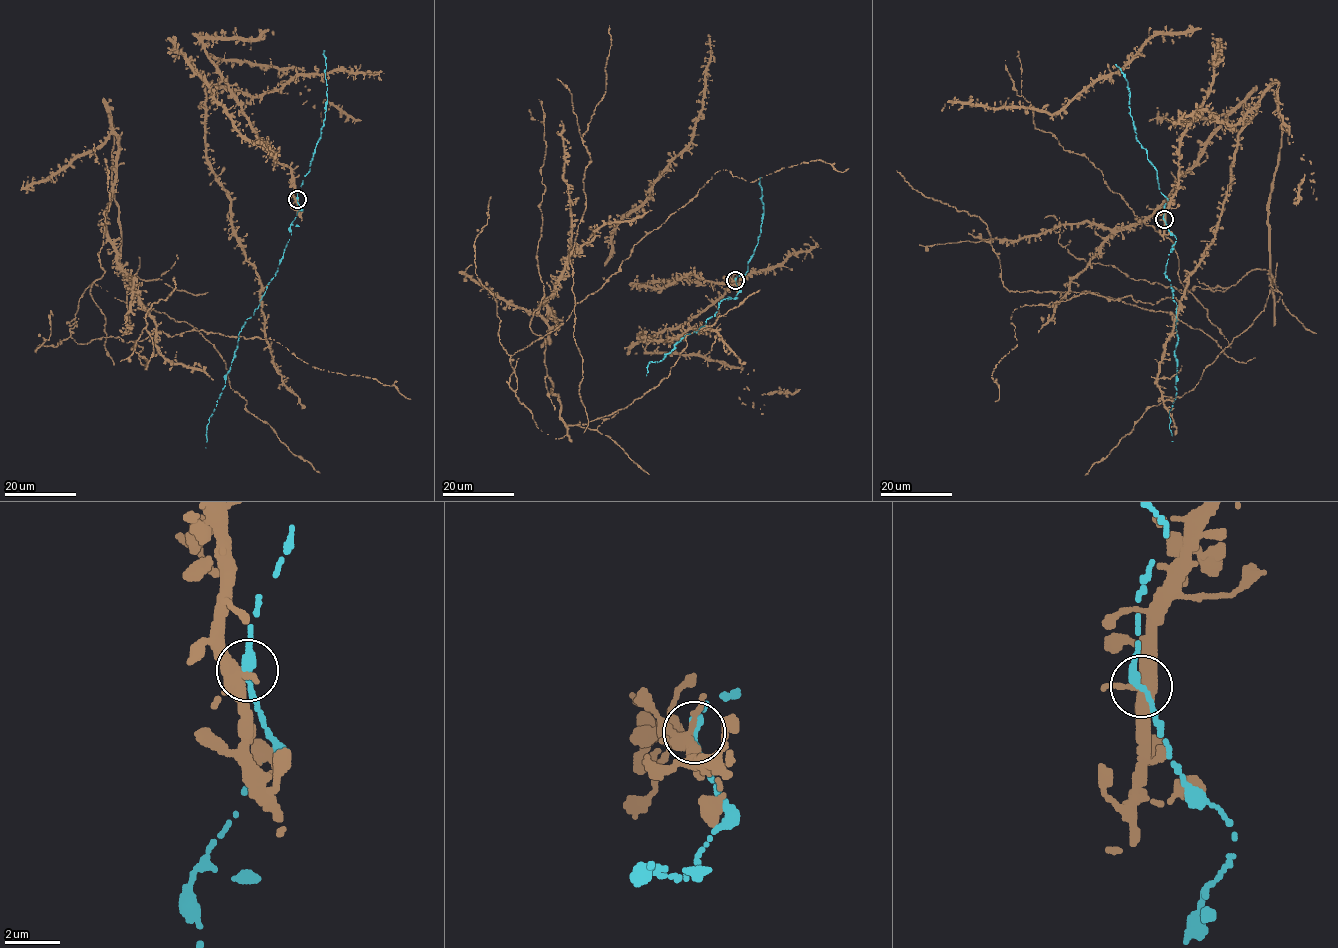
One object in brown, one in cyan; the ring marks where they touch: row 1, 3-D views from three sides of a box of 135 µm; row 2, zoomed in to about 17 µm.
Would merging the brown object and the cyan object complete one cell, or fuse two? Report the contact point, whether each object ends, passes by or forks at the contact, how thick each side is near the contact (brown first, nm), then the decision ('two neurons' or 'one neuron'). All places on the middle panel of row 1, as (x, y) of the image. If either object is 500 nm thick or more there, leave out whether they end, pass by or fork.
place (735, 280); brown forks; cyan passes by; calibres 360 and 280 nm; one neuron

